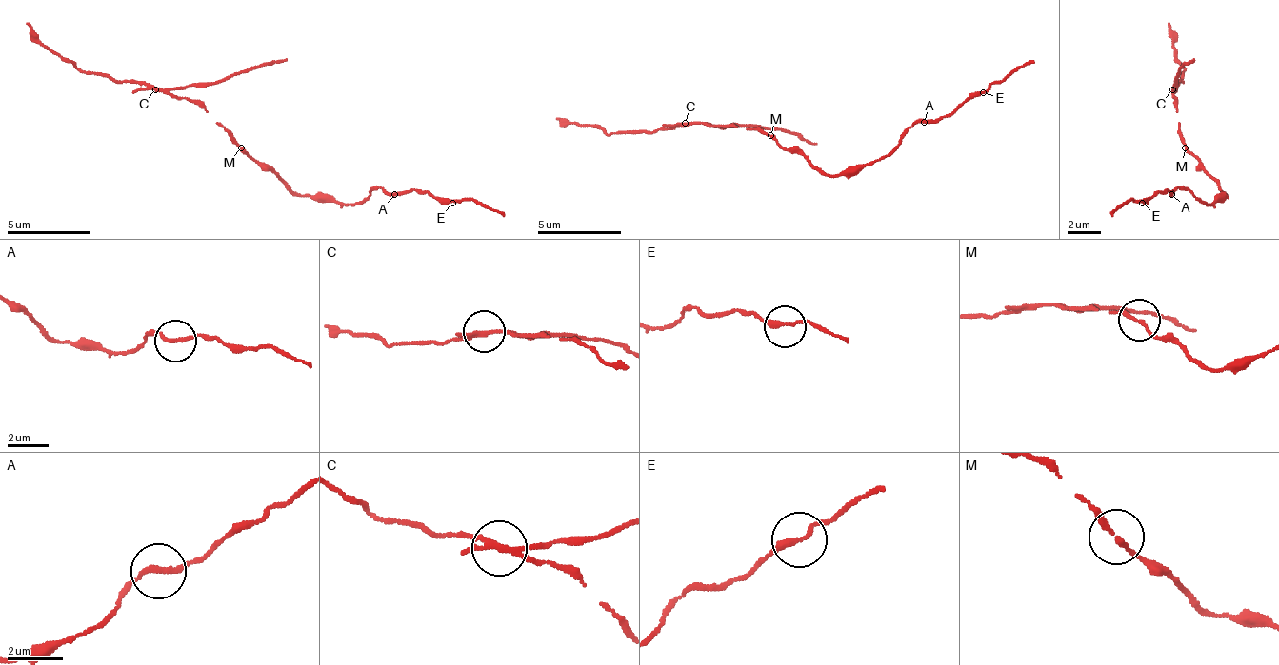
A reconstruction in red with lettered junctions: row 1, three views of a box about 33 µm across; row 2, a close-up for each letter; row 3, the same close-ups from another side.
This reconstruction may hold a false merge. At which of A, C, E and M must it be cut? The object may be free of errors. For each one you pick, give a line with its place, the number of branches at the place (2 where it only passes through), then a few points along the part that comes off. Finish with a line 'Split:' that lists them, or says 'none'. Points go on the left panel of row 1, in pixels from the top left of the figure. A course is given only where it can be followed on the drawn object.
C: place (155, 89); branches 4; course (156, 90), (223, 82), (286, 57)
Split: C

